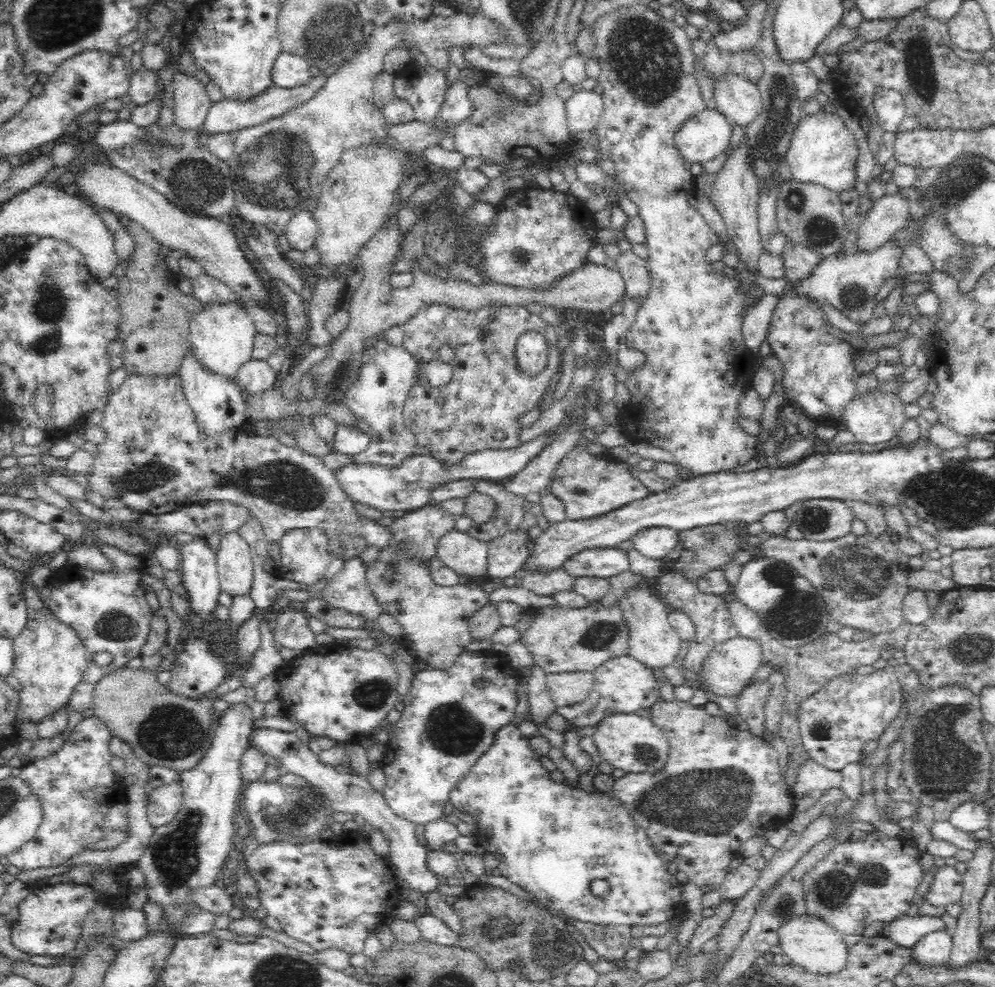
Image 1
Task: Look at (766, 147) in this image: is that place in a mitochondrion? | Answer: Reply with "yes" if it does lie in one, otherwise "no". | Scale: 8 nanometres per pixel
yes

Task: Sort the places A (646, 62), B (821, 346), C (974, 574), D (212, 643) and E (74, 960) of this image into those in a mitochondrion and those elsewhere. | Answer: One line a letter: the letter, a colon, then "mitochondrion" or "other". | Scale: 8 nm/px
A: mitochondrion
B: other
C: other
D: other
E: other

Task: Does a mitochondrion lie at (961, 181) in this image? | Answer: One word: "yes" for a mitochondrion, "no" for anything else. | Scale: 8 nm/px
yes

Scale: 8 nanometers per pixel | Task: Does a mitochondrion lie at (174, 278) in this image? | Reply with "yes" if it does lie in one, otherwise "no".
no

